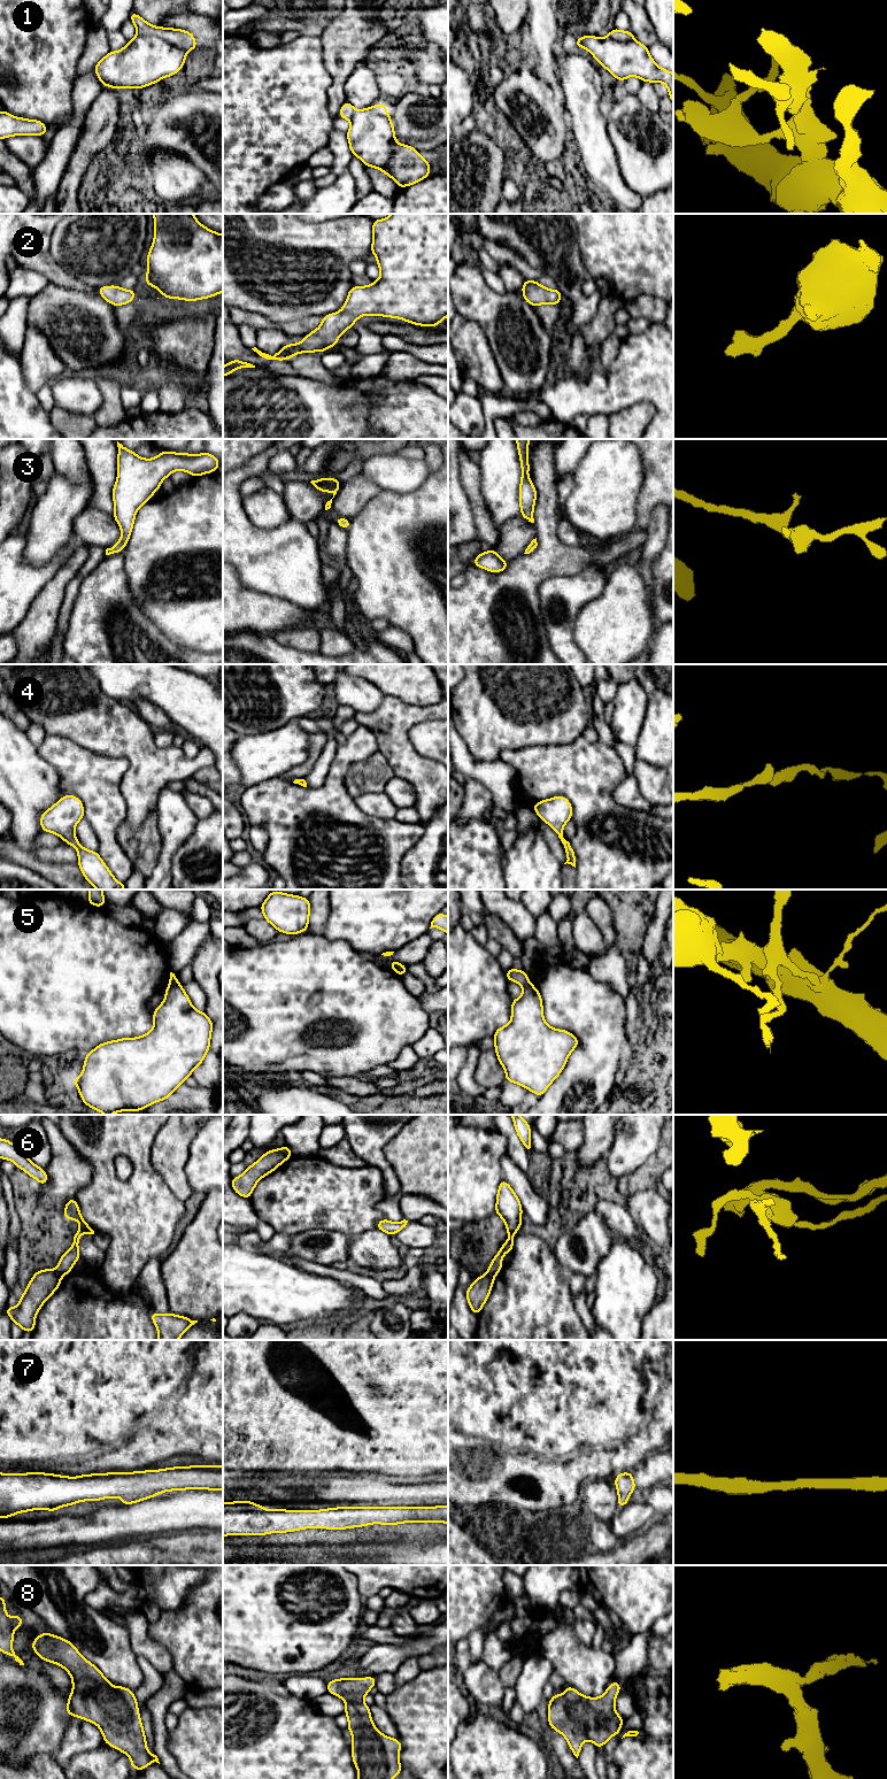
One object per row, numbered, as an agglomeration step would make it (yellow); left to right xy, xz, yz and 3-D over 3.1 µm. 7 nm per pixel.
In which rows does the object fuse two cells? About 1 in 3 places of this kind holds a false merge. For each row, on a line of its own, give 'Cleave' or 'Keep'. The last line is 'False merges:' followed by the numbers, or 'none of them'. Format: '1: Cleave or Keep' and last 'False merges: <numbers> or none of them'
1: Cleave
2: Keep
3: Keep
4: Keep
5: Cleave
6: Cleave
7: Keep
8: Keep
False merges: 1, 5, 6

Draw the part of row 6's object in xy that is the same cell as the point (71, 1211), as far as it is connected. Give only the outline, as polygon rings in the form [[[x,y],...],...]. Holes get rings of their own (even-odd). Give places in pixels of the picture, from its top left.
[[[76,1199],[68,1200],[64,1208],[63,1217],[65,1217],[68,1220],[76,1219],[79,1223],[79,1232],[72,1232],[72,1247],[62,1254],[61,1258],[59,1260],[59,1264],[54,1270],[60,1277],[64,1277],[65,1274],[68,1274],[72,1270],[74,1264],[80,1258],[78,1249],[79,1237],[85,1233],[94,1234],[94,1231],[82,1217]]]

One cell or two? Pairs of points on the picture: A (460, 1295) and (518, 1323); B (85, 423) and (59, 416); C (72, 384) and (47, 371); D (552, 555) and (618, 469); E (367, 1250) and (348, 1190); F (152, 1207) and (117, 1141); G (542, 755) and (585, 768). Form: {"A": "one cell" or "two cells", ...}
{"A": "two cells", "B": "one cell", "C": "two cells", "D": "two cells", "E": "two cells", "F": "one cell", "G": "one cell"}

